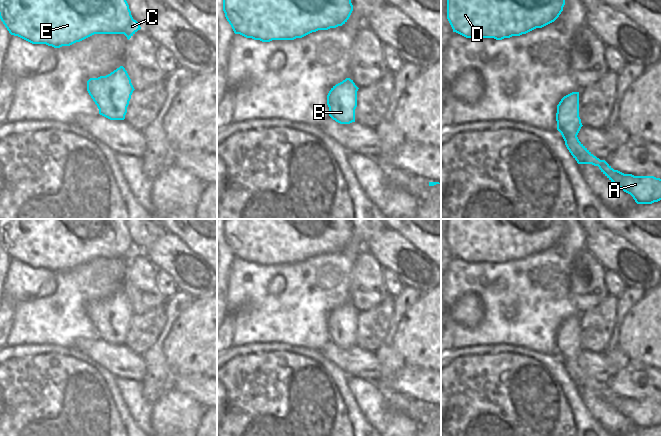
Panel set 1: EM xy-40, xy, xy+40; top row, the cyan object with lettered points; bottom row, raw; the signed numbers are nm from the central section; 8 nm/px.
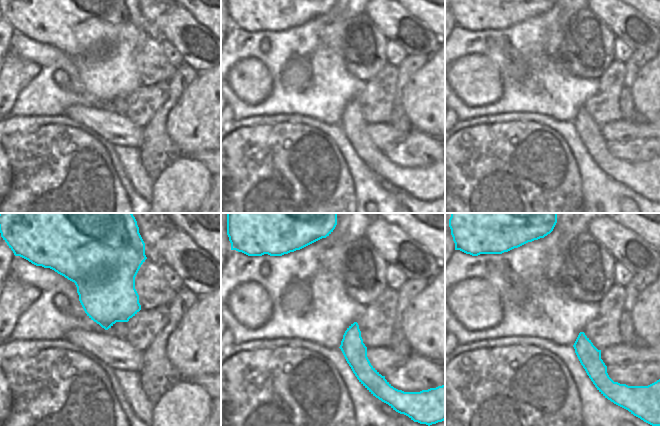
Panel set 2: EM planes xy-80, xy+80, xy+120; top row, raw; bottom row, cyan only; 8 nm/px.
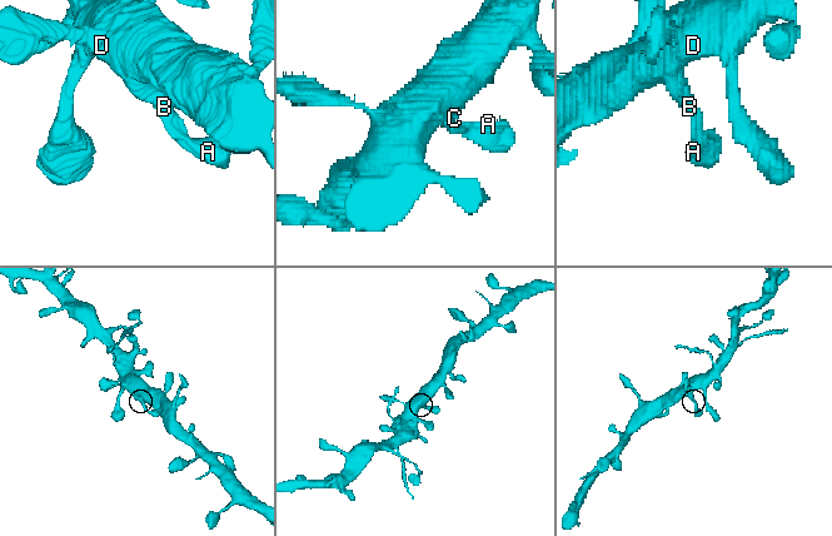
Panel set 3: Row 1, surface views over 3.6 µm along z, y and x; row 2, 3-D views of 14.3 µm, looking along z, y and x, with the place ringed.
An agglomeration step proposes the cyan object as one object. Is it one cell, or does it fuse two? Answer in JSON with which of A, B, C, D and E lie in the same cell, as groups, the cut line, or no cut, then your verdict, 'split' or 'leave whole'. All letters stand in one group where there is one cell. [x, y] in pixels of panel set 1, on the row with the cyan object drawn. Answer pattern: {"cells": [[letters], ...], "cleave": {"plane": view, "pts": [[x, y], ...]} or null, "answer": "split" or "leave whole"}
{"cells": [["A", "B", "C", "D", "E"]], "cleave": null, "answer": "leave whole"}

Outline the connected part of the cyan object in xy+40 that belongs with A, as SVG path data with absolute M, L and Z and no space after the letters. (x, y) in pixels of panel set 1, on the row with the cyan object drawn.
M579 92L564 96L557 105L557 130L578 164L598 166L616 186L630 194L637 204L652 204L661 200L661 179L654 176L634 176L614 170L605 160L594 156L578 139L583 126L579 117Z

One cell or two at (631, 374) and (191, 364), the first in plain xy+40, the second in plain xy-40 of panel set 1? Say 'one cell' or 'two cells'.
two cells

